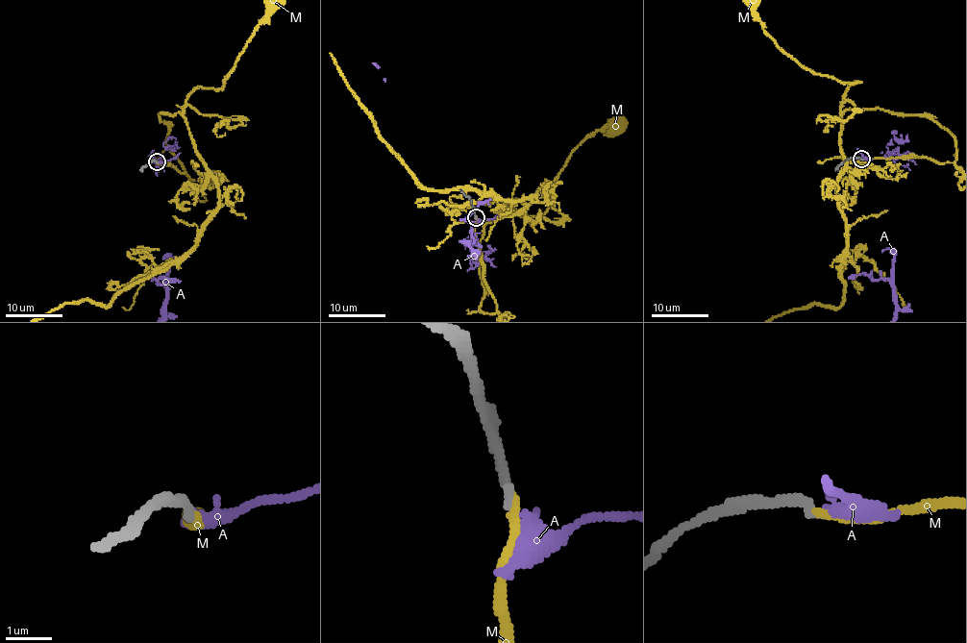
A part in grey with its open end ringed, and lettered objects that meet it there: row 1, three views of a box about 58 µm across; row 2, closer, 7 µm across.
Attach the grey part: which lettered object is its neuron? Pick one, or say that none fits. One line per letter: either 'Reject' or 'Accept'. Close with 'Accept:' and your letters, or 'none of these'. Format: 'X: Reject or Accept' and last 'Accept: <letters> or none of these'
A: Reject
M: Accept
Accept: M

